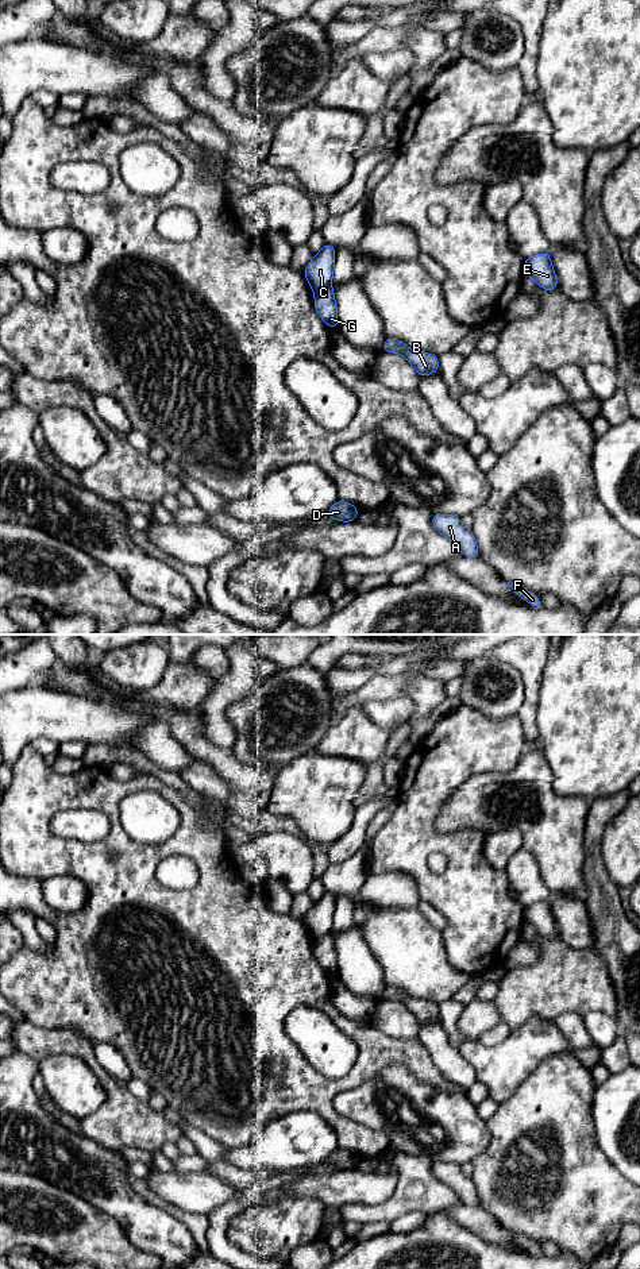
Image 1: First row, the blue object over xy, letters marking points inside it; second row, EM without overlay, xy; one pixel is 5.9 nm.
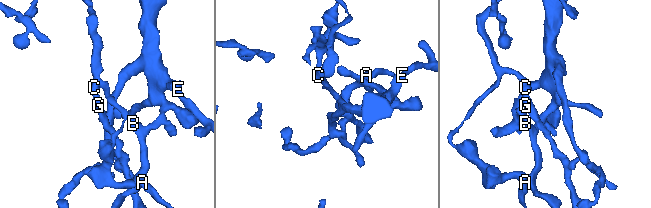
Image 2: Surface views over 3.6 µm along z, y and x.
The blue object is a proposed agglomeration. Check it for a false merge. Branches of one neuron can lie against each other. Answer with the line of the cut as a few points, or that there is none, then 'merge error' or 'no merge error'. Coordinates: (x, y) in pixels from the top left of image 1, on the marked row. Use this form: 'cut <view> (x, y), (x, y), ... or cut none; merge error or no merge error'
cut xy (328, 285), (315, 292); merge error

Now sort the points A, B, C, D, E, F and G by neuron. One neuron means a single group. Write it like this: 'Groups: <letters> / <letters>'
Groups: A B C D E F / G

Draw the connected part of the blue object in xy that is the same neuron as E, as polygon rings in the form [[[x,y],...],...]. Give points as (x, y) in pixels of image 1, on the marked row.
[[[551,252],[537,254],[524,261],[525,274],[535,278],[539,288],[555,290],[558,288],[556,274],[551,265]]]

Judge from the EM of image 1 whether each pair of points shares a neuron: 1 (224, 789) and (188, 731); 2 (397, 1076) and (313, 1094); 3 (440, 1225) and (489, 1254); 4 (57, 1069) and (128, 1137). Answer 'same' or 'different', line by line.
1: different
2: different
3: same
4: different

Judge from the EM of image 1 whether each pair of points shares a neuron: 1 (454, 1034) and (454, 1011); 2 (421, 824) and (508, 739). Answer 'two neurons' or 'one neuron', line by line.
1: one neuron
2: one neuron

